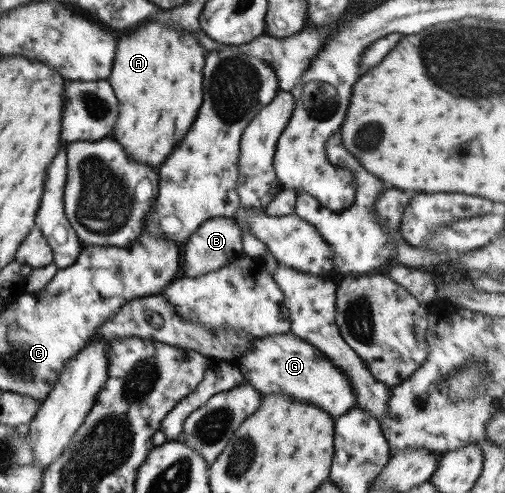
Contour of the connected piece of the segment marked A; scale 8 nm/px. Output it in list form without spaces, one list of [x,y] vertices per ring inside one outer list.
[[[154,20],[122,34],[118,38],[114,68],[107,78],[120,100],[120,116],[108,138],[122,144],[136,160],[160,168],[203,105],[204,52],[195,34],[180,28],[174,30],[162,21]]]

